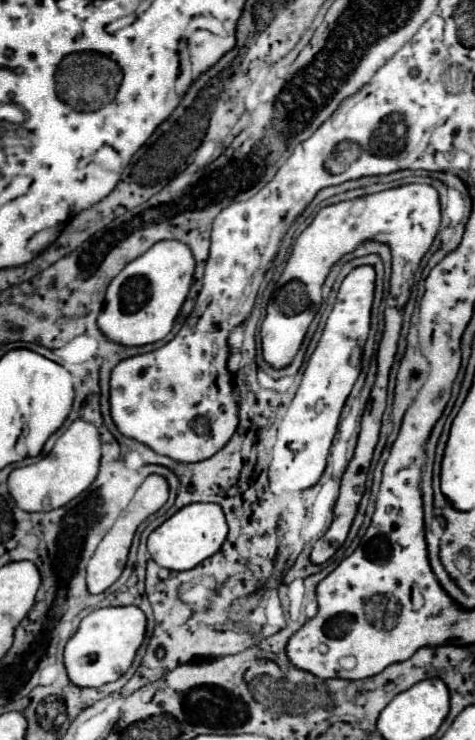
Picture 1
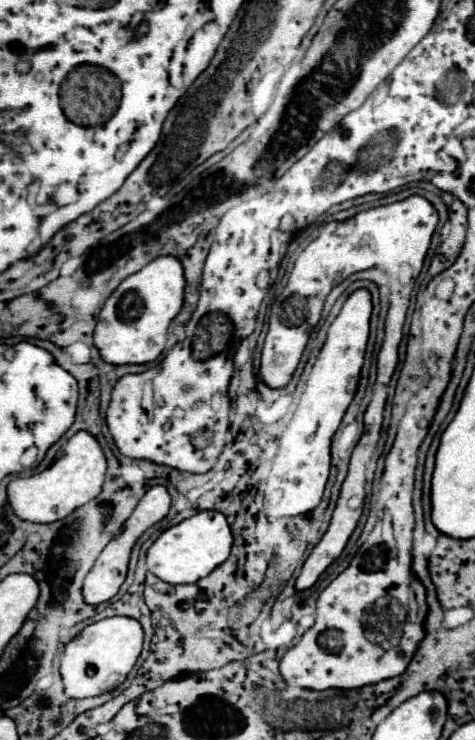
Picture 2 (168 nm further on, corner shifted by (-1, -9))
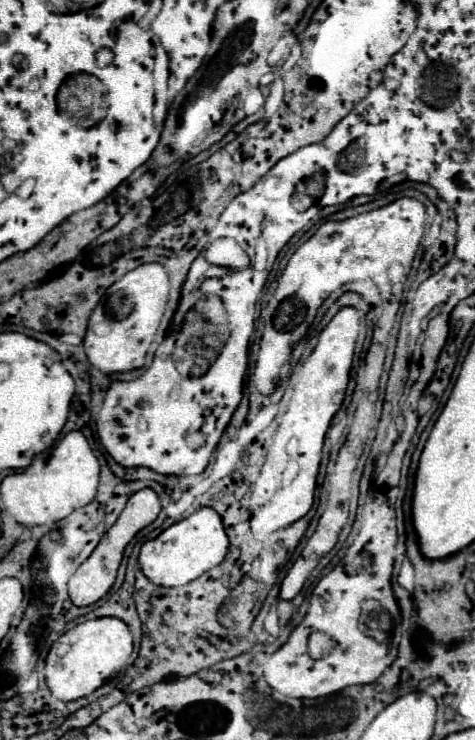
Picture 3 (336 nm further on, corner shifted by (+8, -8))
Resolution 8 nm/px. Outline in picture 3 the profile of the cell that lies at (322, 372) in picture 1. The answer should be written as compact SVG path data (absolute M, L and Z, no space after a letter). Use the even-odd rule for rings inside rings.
M350 306L340 308L338 314L318 336L318 344L310 358L302 364L298 384L290 398L288 410L282 416L274 444L266 456L258 480L250 492L252 532L256 536L270 534L278 528L286 528L292 522L306 516L314 504L314 488L321 463L322 444L332 416L338 412L350 378L354 346L358 338L360 318Z

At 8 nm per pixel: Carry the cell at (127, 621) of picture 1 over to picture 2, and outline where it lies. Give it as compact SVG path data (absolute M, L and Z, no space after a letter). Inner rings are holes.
M107 617L87 625L73 641L65 645L61 655L61 679L65 695L71 699L95 697L119 687L143 649L143 629L139 621L131 617Z

